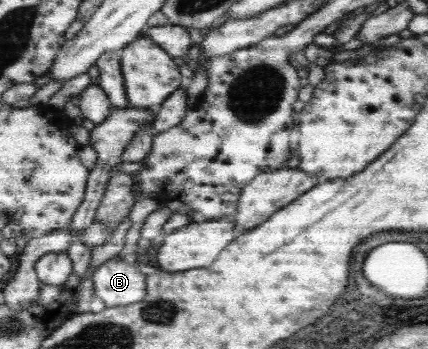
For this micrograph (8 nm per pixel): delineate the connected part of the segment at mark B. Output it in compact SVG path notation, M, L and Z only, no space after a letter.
M111 258L104 261L91 275L93 293L101 299L105 308L137 303L146 293L146 277L135 266L131 258Z

